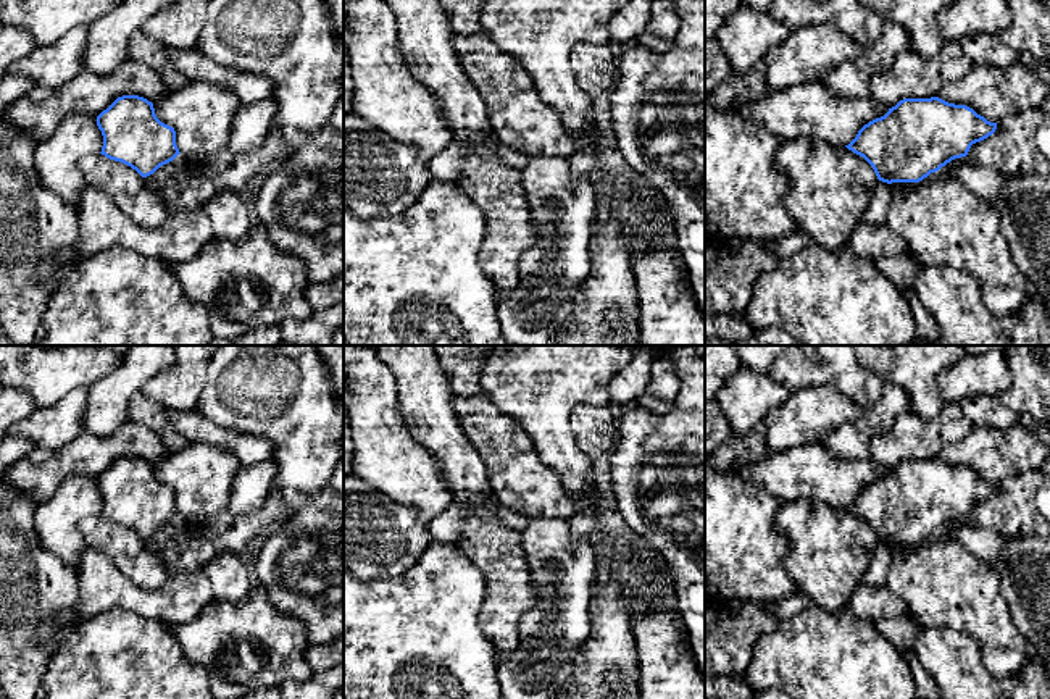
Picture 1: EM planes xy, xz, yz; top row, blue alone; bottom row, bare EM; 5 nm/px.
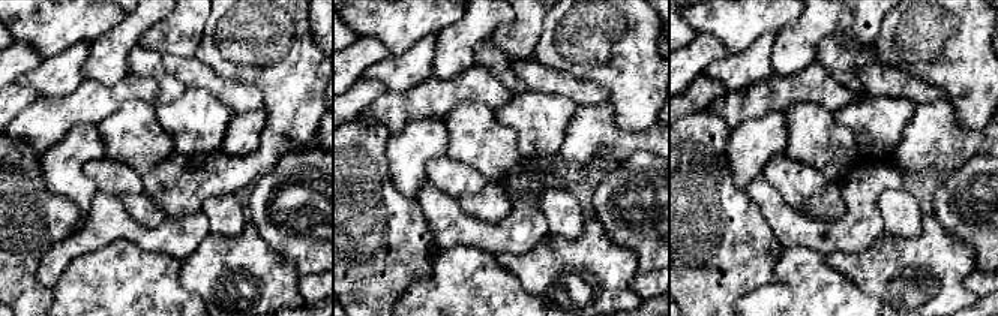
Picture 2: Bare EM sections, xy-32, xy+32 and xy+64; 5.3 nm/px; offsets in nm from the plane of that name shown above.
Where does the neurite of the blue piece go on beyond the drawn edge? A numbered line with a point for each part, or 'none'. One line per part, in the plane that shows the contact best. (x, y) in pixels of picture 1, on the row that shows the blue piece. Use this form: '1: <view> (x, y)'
none

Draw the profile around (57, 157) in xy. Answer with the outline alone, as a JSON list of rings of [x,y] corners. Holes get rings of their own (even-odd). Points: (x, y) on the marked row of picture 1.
[[[97,116],[66,118],[52,136],[35,145],[34,158],[40,184],[77,208],[81,192],[87,187],[79,161],[100,153],[102,147],[103,136]]]

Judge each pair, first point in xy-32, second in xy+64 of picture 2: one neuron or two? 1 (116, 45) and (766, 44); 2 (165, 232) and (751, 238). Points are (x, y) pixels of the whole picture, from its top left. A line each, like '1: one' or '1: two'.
1: two
2: two

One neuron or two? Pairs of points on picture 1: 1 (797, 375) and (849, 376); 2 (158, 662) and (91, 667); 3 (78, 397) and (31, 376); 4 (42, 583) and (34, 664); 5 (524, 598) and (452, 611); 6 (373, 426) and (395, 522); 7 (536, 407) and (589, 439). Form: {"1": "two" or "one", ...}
{"1": "one", "2": "one", "3": "two", "4": "one", "5": "two", "6": "two", "7": "two"}

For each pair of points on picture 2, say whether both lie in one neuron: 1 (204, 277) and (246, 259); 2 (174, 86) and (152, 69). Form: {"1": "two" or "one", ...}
{"1": "one", "2": "one"}

